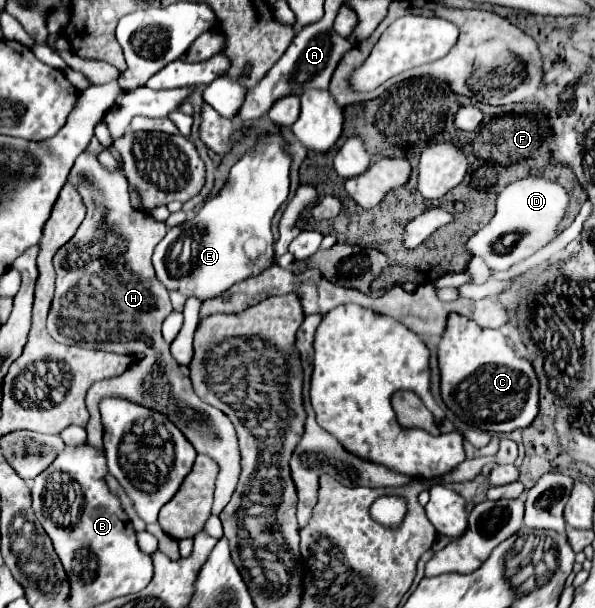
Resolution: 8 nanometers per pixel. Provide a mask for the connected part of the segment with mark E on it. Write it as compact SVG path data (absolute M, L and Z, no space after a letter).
M280 137L260 139L256 149L246 153L230 169L230 177L228 177L226 185L218 191L218 195L208 197L204 201L202 209L196 213L194 219L168 227L168 233L156 245L154 255L152 255L152 263L154 263L156 277L160 279L160 283L168 291L178 291L184 297L196 297L204 303L204 301L214 299L220 293L228 291L228 287L232 287L234 283L260 275L262 271L266 271L272 265L288 269L292 257L290 255L276 257L274 235L272 235L272 217L276 215L276 211L288 197L288 187L290 187L288 171L290 171L290 155L284 151L282 139Z

